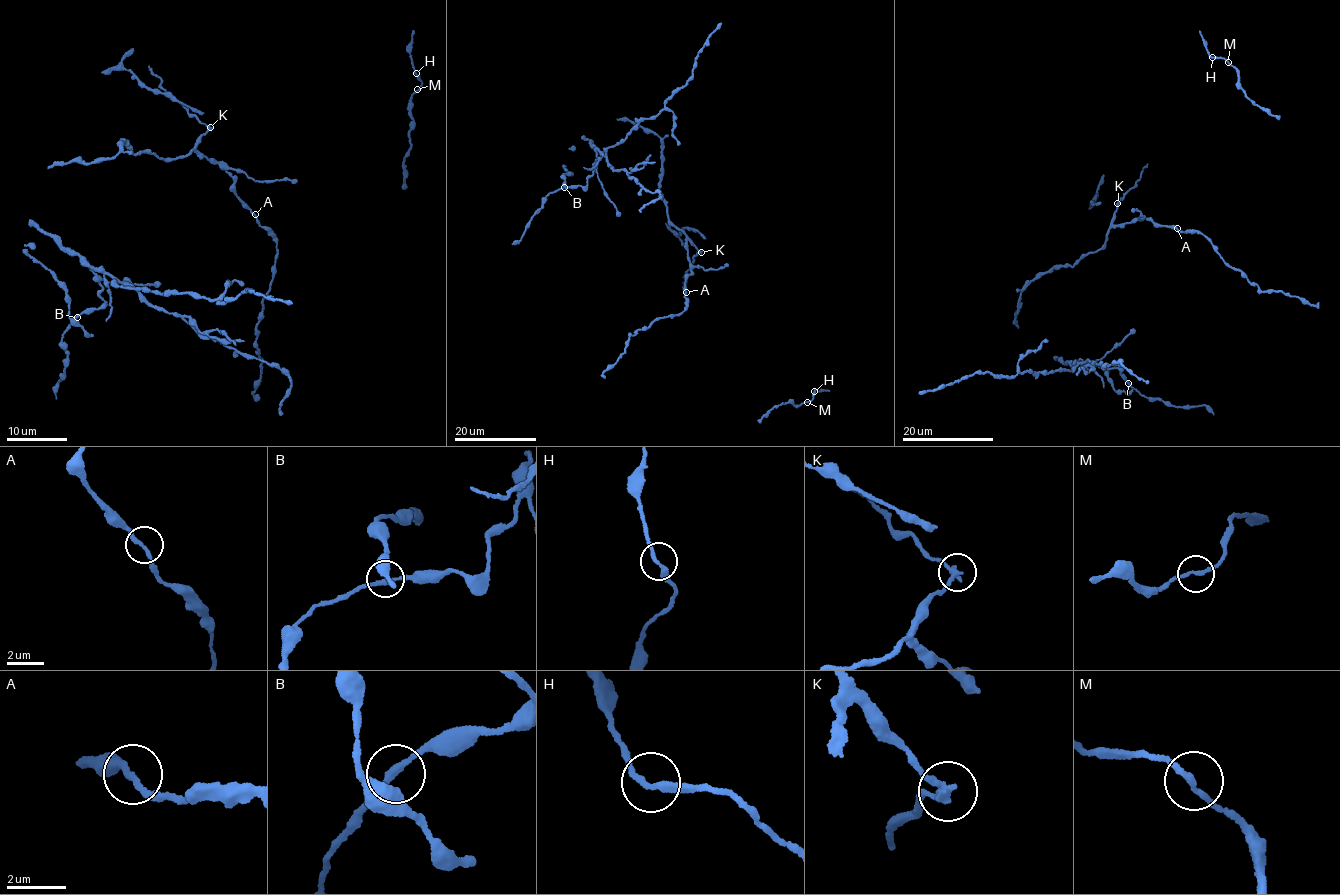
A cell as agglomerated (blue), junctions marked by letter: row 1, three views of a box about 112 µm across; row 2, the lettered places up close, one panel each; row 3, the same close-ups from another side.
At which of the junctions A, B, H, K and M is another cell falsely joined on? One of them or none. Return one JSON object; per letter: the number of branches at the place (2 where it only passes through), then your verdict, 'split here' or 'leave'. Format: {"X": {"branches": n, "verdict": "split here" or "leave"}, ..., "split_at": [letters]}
{"A": {"branches": 2, "verdict": "leave"}, "B": {"branches": 2, "verdict": "leave"}, "H": {"branches": 2, "verdict": "leave"}, "K": {"branches": 2, "verdict": "split here"}, "M": {"branches": 2, "verdict": "leave"}, "split_at": ["K"]}

